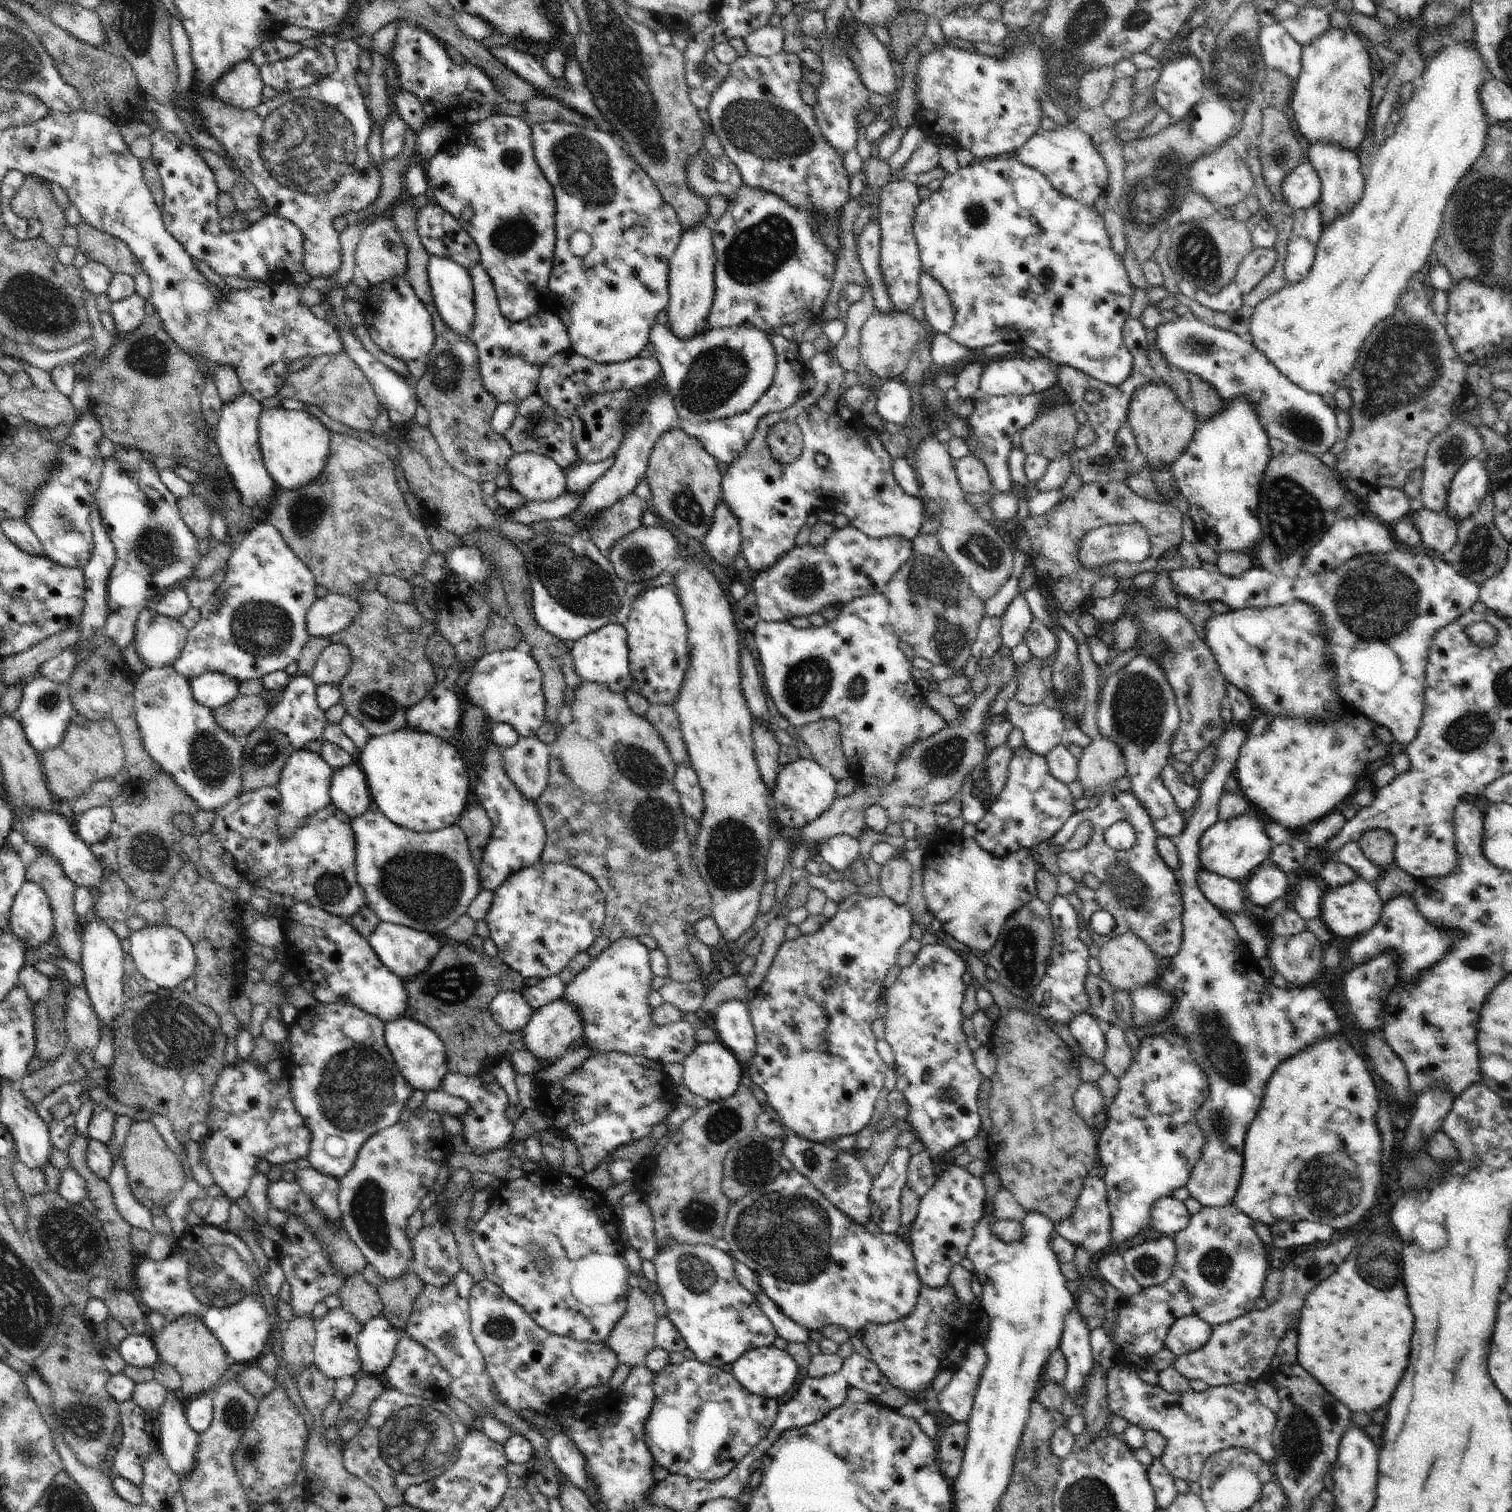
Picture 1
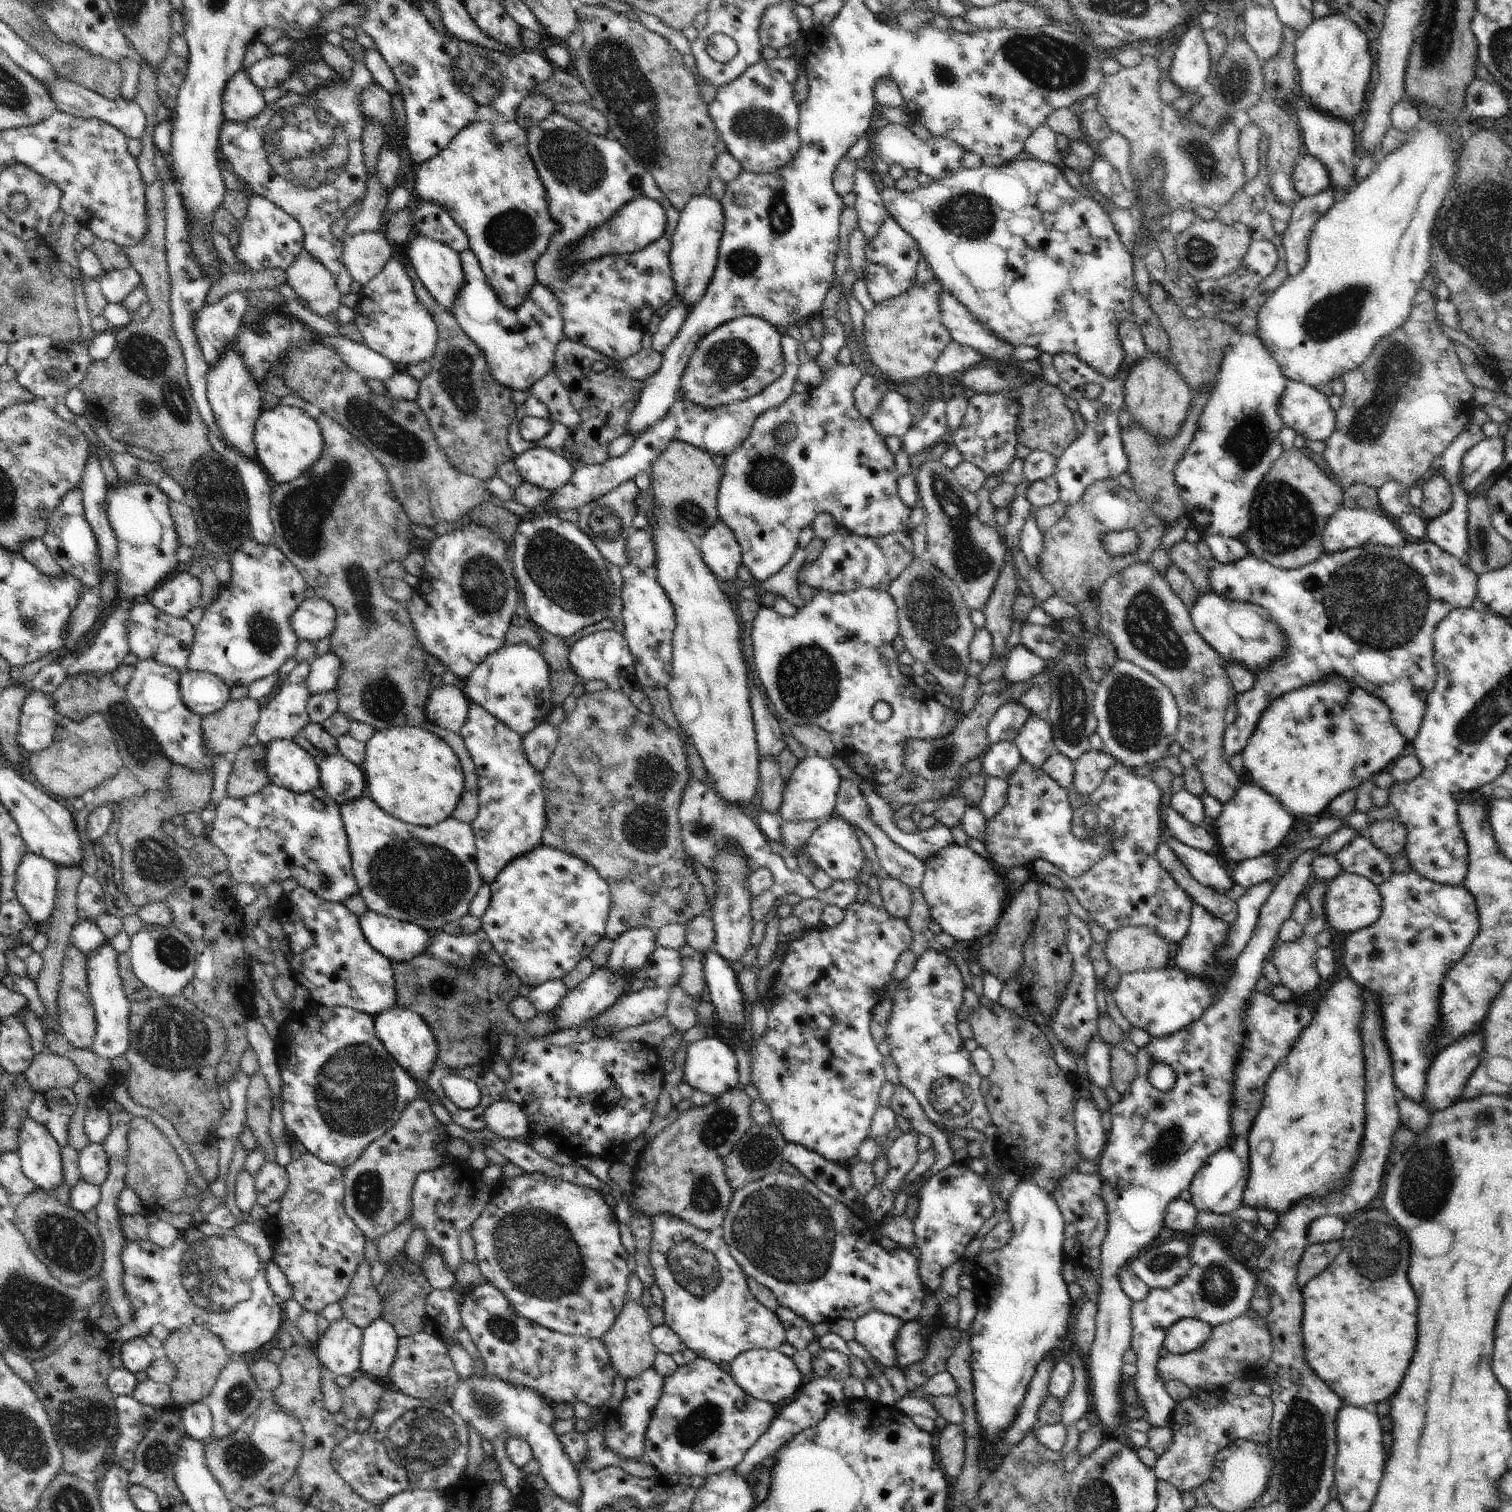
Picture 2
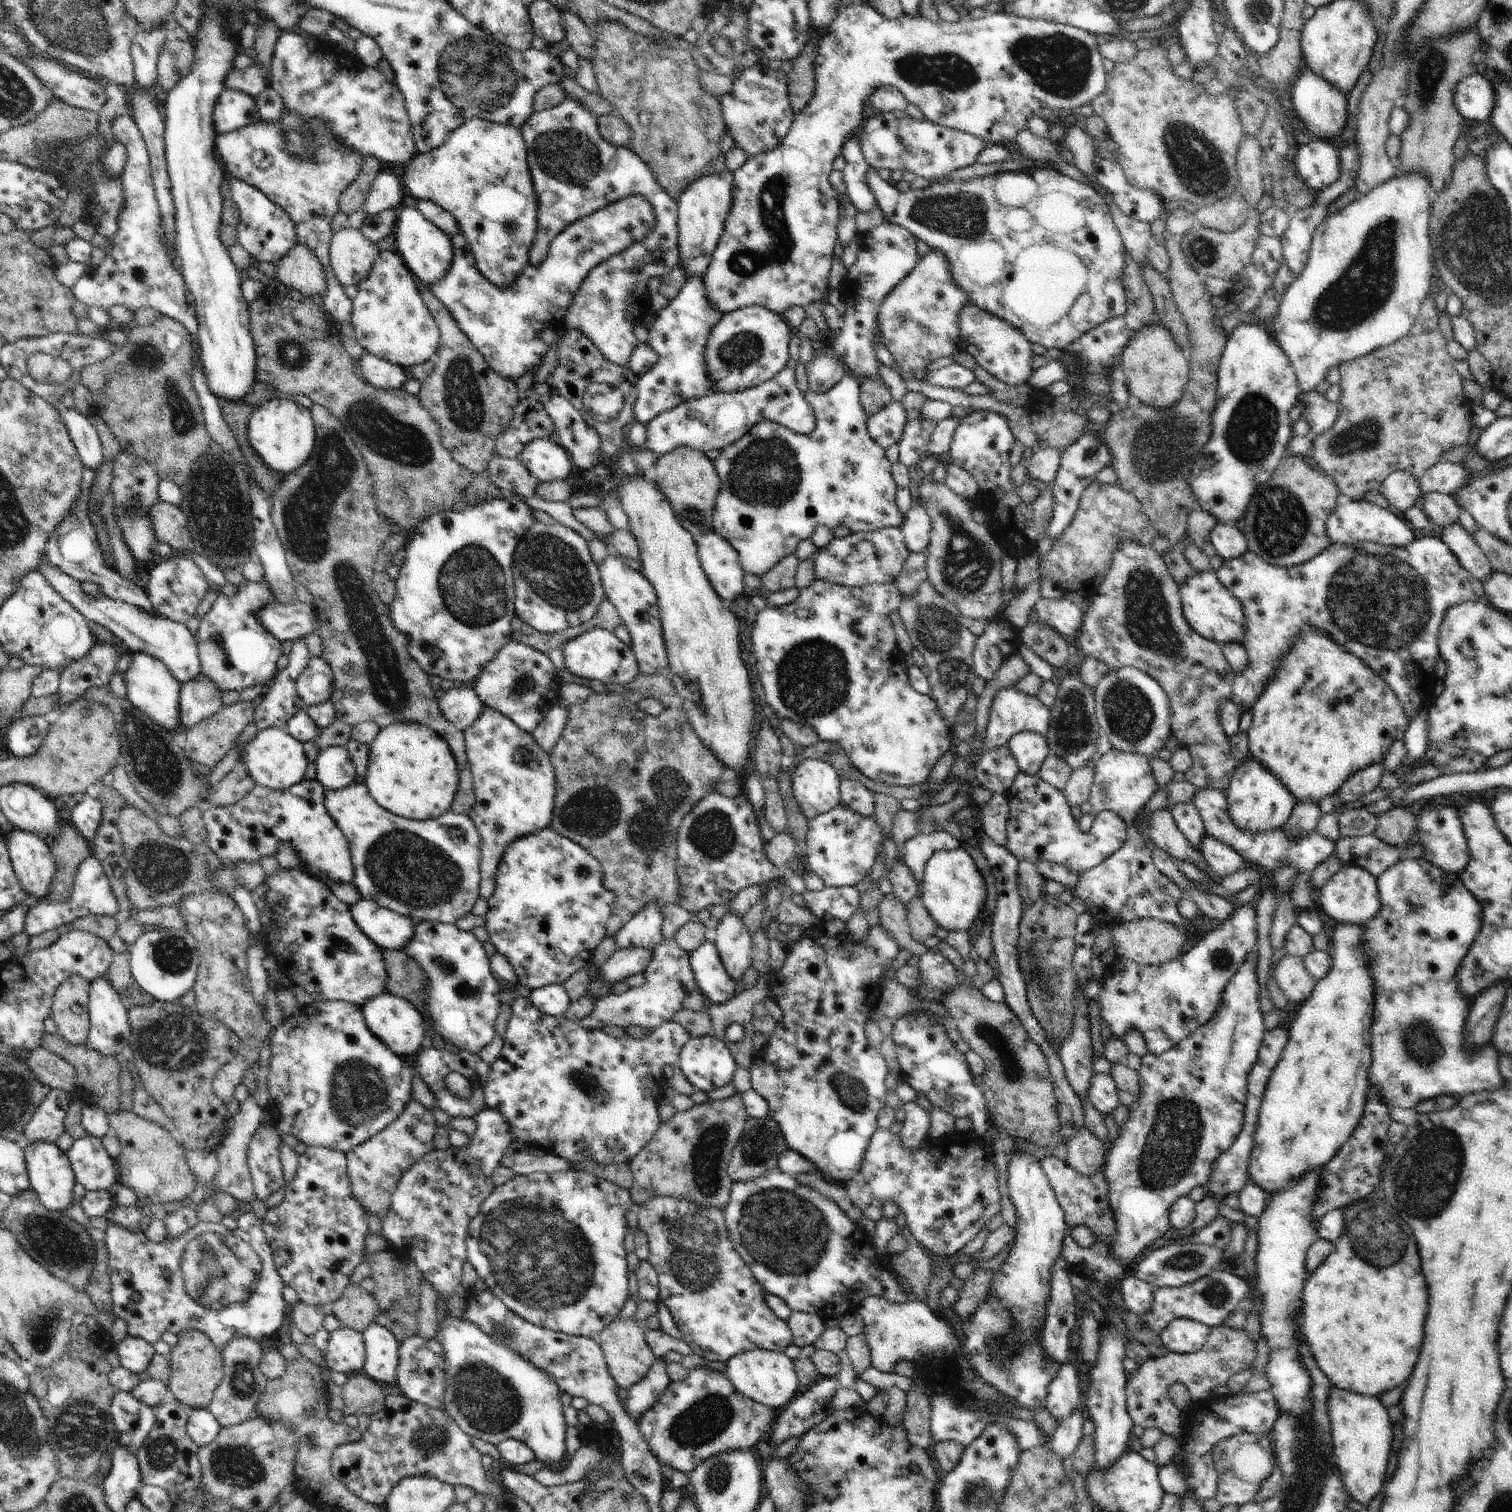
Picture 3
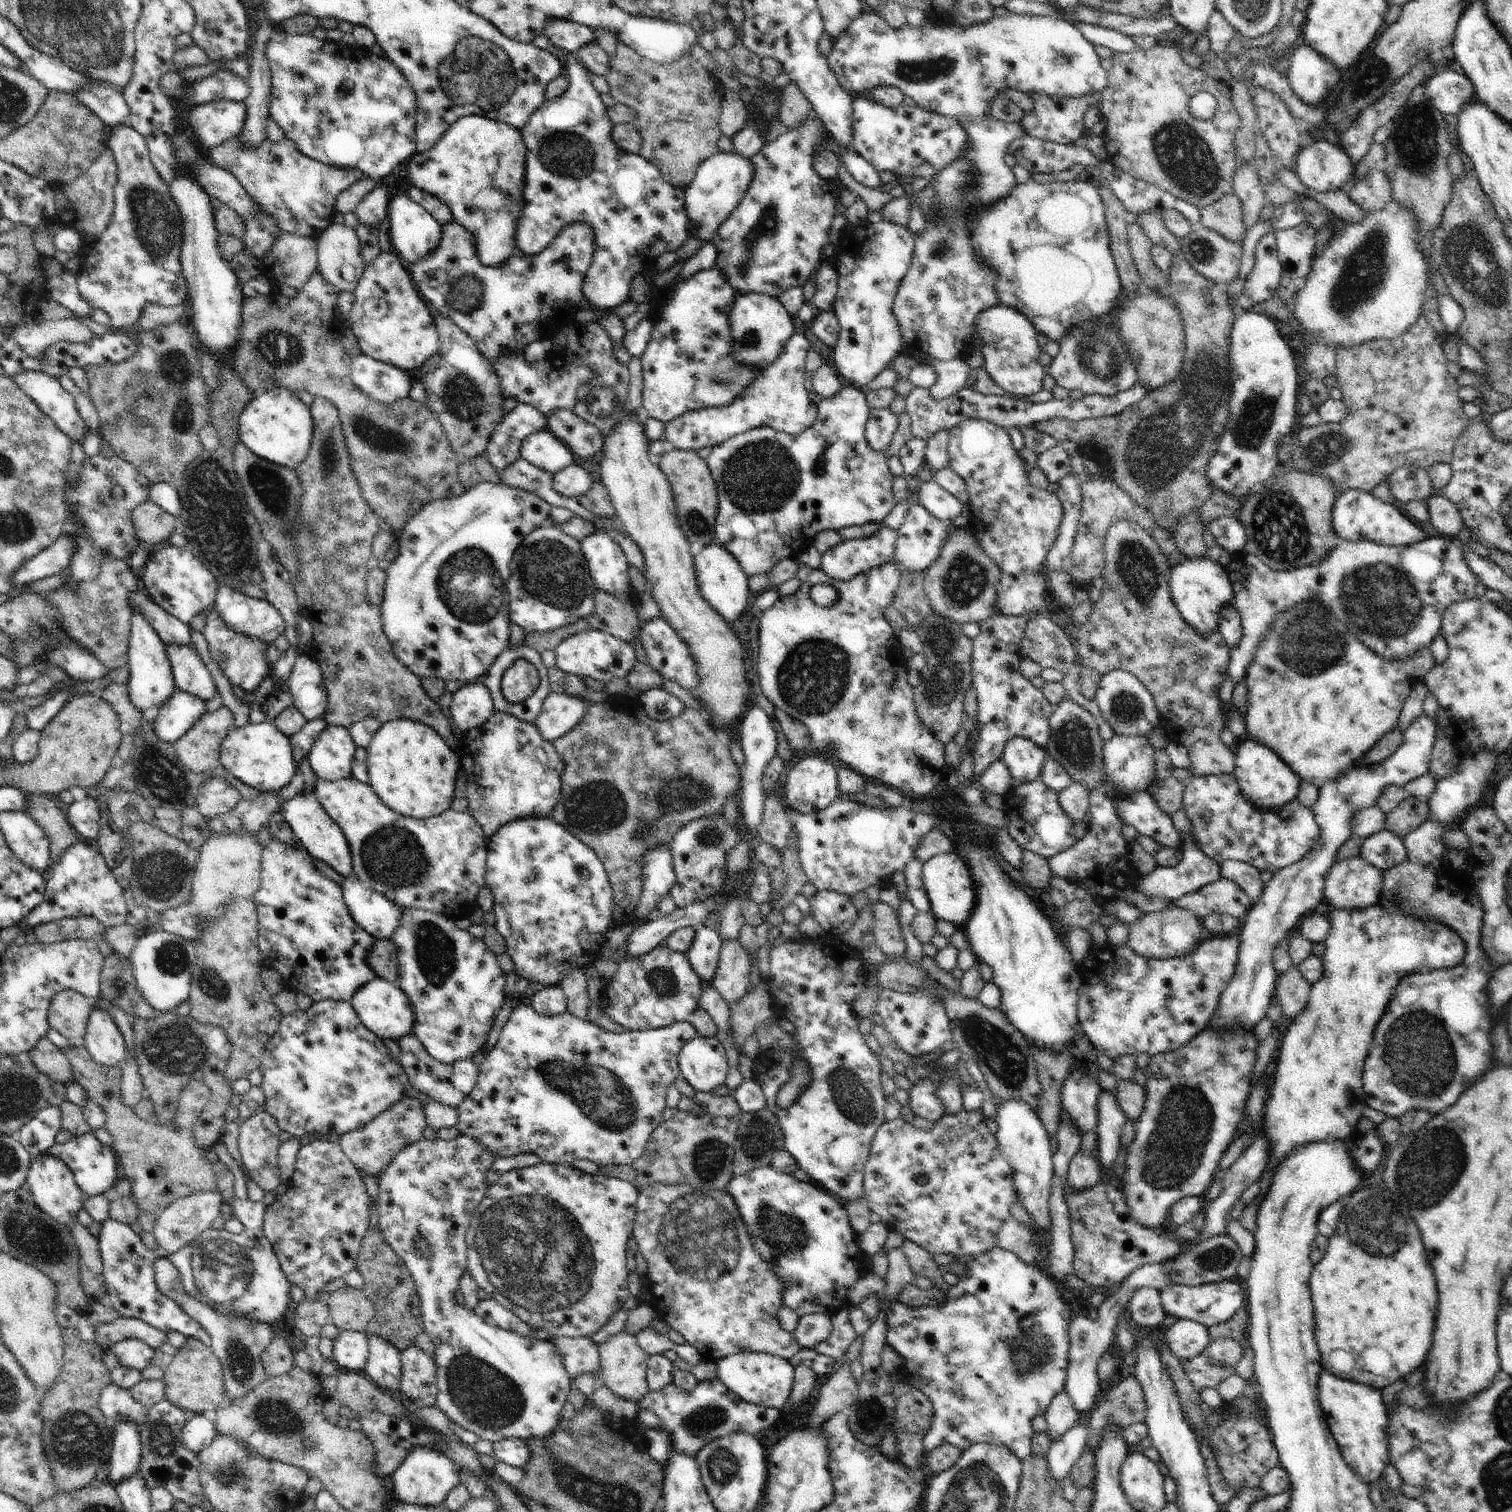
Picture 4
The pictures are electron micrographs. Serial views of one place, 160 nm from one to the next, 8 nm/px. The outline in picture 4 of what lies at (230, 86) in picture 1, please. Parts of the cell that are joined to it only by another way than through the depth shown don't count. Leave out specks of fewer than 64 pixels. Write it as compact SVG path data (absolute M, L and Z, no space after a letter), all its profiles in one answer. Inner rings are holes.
M222 99L198 105L190 114L188 124L196 134L199 147L208 154L209 148L239 136L247 108L243 101Z

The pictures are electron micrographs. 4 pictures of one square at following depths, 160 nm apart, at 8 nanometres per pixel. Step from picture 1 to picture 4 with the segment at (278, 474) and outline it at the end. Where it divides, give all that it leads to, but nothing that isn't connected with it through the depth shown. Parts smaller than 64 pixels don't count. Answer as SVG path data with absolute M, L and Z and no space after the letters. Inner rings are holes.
M284 387L260 392L239 416L239 440L256 456L295 469L304 462L311 447L314 421L308 405Z

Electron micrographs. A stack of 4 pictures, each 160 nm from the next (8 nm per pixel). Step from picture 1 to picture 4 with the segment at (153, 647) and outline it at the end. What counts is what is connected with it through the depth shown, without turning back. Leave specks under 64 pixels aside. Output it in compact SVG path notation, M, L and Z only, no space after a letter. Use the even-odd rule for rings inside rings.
M167 644L165 651L171 662L175 685L180 691L199 696L203 701L216 694L215 680L194 645Z

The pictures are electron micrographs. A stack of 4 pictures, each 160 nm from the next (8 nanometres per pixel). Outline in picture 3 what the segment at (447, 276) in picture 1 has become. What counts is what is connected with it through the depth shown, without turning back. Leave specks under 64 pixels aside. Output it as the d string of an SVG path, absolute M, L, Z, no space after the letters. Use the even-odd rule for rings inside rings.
M408 200L400 206L400 212L394 232L398 254L403 258L405 265L416 276L418 282L427 287L438 284L449 274L453 264L453 244L435 224L424 218L424 215L415 207L415 203Z

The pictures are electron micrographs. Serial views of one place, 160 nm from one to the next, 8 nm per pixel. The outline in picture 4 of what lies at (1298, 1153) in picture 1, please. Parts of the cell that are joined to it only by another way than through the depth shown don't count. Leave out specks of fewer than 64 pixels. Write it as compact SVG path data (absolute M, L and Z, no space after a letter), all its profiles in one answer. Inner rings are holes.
M1381 902L1374 906L1369 906L1364 910L1346 910L1346 909L1328 909L1327 915L1331 924L1331 929L1328 938L1323 942L1325 944L1325 951L1322 955L1324 963L1324 976L1311 985L1310 1000L1308 1000L1308 1006L1304 1012L1300 1012L1300 1016L1294 1018L1294 1022L1288 1026L1286 1030L1286 1036L1282 1038L1282 1048L1280 1048L1280 1058L1278 1058L1278 1070L1276 1070L1276 1080L1274 1080L1274 1088L1272 1088L1272 1094L1270 1094L1270 1100L1266 1102L1266 1108L1264 1108L1264 1128L1262 1128L1262 1134L1266 1136L1266 1140L1270 1142L1270 1160L1268 1160L1268 1168L1270 1170L1276 1170L1280 1166L1280 1162L1284 1162L1288 1158L1290 1152L1296 1150L1296 1146L1306 1146L1306 1144L1312 1144L1312 1142L1320 1142L1320 1140L1344 1140L1348 1134L1352 1134L1354 1128L1358 1124L1358 1121L1363 1116L1363 1110L1365 1107L1364 1096L1365 1092L1360 1090L1362 1086L1362 1066L1366 1062L1366 1056L1370 1052L1370 1044L1372 1044L1372 1036L1374 1036L1374 1030L1376 1030L1376 1024L1380 1022L1382 1014L1384 1014L1384 1008L1388 1006L1388 1000L1392 996L1392 990L1396 988L1398 984L1398 974L1400 978L1402 976L1408 976L1418 971L1429 971L1434 969L1443 969L1457 965L1462 962L1464 955L1466 954L1466 944L1463 938L1454 932L1451 928L1445 927L1440 923L1430 923L1429 920L1421 919L1418 921L1413 915L1402 913L1399 909L1388 909L1388 905L1394 903L1387 903L1382 905Z

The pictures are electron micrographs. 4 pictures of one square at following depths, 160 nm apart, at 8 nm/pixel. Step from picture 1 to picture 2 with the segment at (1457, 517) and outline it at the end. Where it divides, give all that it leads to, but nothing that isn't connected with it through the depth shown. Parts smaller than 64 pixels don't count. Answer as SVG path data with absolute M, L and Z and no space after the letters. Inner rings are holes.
M1500 434L1498 436L1486 436L1484 440L1480 440L1476 446L1472 446L1462 459L1464 468L1460 470L1462 474L1462 488L1467 494L1472 494L1480 484L1484 484L1484 480L1488 477L1494 477L1498 468L1505 461L1504 452L1506 444L1505 438Z

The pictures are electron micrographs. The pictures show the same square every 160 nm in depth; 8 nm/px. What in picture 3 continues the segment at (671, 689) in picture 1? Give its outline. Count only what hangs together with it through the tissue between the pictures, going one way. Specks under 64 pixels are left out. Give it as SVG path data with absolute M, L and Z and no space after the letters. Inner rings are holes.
M612 552L598 568L602 577L605 598L612 601L622 623L627 626L631 636L631 649L639 664L639 672L643 675L666 674L669 668L667 650L663 635L661 612L657 603L658 597L650 581L640 571L629 567L622 556L614 556Z

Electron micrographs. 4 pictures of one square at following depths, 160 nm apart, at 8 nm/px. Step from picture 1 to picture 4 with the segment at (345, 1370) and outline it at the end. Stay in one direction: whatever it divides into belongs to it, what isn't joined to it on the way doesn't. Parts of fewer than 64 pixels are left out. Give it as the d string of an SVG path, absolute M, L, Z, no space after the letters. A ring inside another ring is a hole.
M341 1331L333 1340L332 1352L334 1364L338 1369L362 1371L369 1355L367 1336L358 1331Z

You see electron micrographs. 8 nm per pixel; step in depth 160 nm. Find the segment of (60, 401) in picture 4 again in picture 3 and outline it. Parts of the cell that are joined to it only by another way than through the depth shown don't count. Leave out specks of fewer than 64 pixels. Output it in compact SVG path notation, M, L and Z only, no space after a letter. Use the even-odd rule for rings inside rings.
M61 402L54 405L61 415L62 421L70 434L72 443L78 450L82 465L95 472L104 464L103 448L97 431L86 416L72 409L63 407Z

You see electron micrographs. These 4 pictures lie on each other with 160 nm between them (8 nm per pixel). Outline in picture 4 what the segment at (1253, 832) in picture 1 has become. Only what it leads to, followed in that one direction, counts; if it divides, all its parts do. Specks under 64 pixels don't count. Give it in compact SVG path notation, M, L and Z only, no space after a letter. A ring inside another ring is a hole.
M1245 737L1235 748L1234 778L1244 798L1260 811L1281 809L1297 798L1300 778L1271 748Z

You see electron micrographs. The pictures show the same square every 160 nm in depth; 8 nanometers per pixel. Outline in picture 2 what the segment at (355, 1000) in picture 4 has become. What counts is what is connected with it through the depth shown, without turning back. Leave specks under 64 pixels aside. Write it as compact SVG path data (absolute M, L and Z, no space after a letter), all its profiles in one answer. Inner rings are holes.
M394 1006L382 1014L374 1016L374 1030L386 1051L408 1072L416 1081L427 1083L432 1072L432 1066L437 1060L438 1048L430 1028L422 1016L414 1010Z

